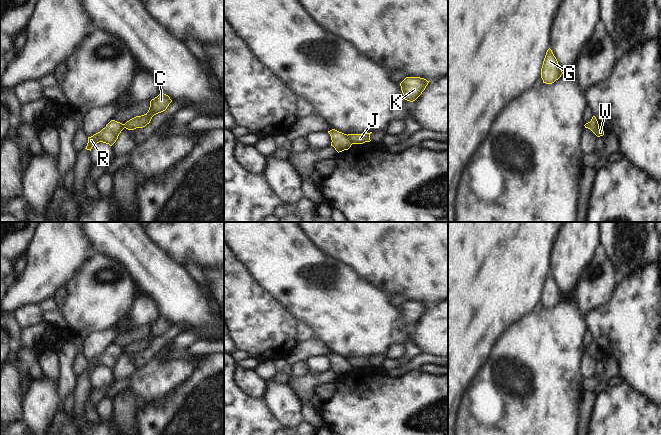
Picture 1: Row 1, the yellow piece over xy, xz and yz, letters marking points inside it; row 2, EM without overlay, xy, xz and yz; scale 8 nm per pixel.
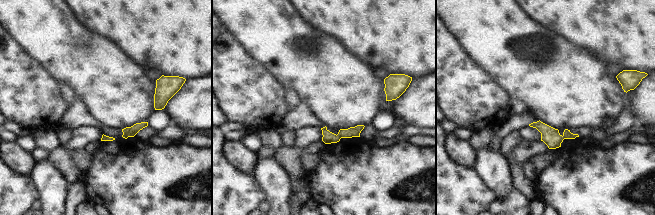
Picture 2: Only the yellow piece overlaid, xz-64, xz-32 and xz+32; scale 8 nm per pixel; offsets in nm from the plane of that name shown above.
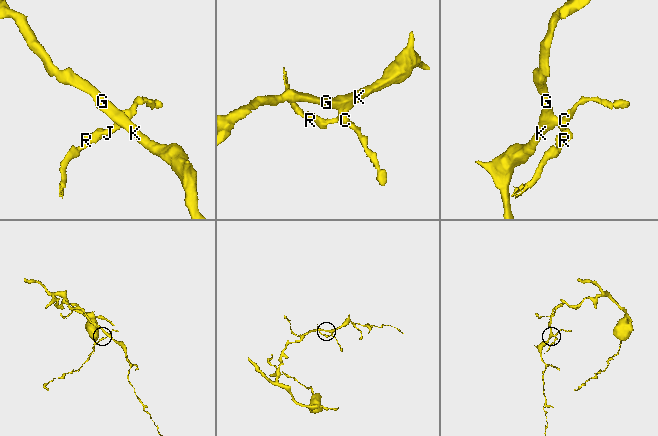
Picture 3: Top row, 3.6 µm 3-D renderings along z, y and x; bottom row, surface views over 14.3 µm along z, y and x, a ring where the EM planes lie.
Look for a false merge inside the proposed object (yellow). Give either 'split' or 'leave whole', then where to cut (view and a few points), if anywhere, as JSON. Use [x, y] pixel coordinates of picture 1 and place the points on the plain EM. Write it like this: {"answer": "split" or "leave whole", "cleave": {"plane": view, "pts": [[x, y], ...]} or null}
{"answer": "split", "cleave": {"plane": "xz", "pts": [[347, 359], [352, 367]]}}

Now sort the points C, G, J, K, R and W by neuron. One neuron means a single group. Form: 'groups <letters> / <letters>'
groups C G J K / R W

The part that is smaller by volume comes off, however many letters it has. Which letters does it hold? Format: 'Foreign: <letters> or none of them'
Foreign: R, W.

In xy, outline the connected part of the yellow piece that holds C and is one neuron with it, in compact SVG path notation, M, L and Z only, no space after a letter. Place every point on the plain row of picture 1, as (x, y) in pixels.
M160 317L157 321L150 325L150 331L146 338L136 340L124 348L124 352L134 354L136 352L143 352L150 347L152 341L167 333L172 326L170 321L164 317Z

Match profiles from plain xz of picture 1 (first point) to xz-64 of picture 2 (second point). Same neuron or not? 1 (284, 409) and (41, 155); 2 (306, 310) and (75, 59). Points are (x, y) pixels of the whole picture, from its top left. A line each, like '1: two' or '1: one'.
1: two
2: one

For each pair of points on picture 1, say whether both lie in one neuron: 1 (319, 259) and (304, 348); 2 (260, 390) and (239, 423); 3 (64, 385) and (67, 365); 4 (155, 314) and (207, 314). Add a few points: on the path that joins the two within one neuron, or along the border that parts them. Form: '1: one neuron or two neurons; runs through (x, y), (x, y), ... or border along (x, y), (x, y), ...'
1: two neurons; border along (314, 333), (331, 350)
2: two neurons; border along (237, 383), (249, 394), (263, 399)
3: one neuron; runs through (67, 380), (67, 370)
4: two neurons; border along (147, 294), (155, 301), (161, 316)

